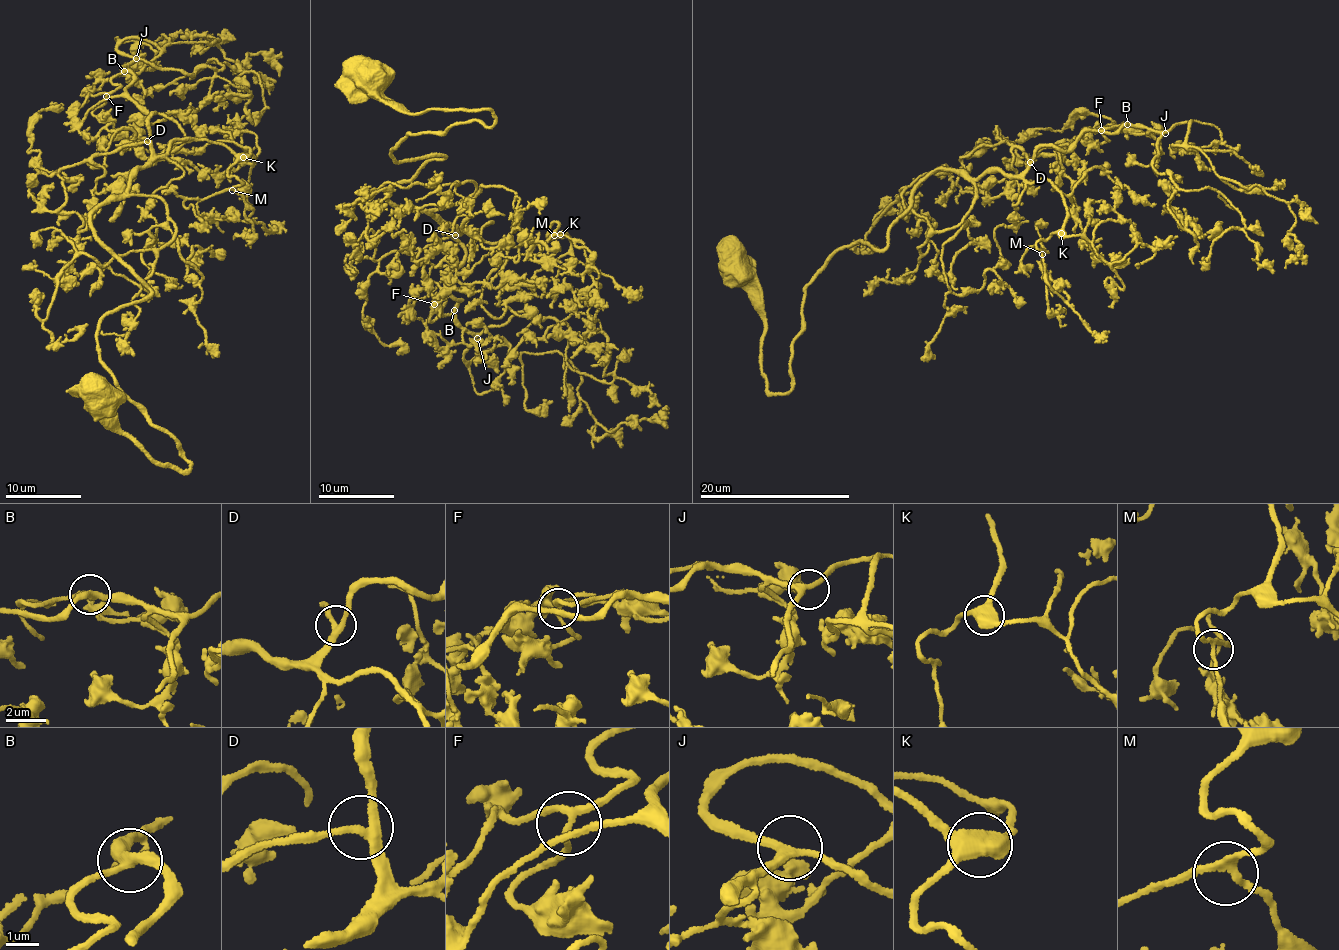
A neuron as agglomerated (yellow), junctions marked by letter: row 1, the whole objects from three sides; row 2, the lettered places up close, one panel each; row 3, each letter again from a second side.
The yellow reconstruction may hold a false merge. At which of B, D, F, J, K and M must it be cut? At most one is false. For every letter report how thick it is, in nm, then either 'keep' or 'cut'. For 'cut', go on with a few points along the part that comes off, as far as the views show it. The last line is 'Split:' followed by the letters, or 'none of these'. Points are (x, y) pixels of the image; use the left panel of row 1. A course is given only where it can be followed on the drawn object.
B: 280 nm thick; keep
D: 240 nm thick; keep
F: 180 nm thick; keep
J: 240 nm thick; keep
K: 500 nm thick; keep
M: 190 nm thick; keep
Split: none of these

